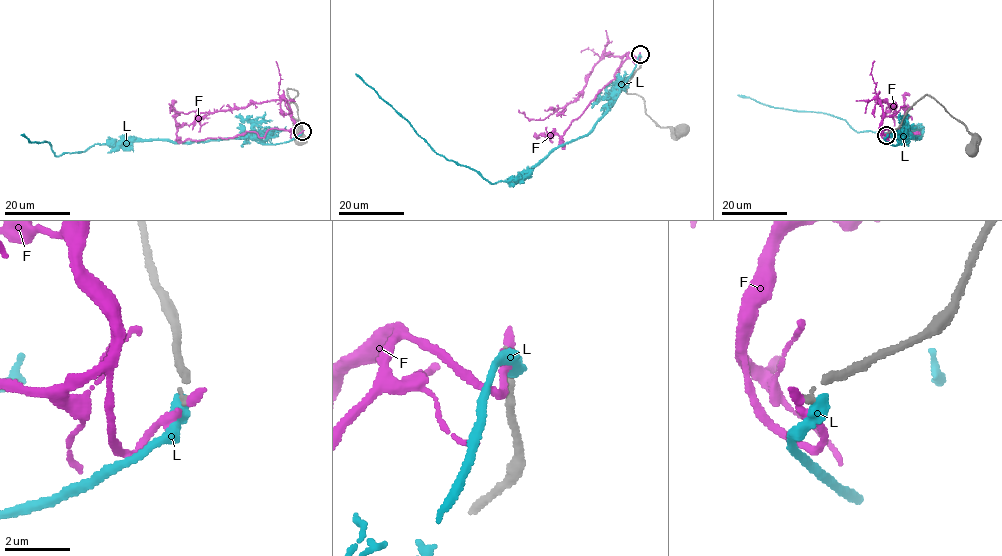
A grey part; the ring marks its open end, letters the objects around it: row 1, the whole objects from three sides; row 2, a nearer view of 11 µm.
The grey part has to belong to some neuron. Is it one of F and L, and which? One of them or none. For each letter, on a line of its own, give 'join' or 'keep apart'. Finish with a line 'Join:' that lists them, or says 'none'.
F: keep apart
L: keep apart
Join: none

